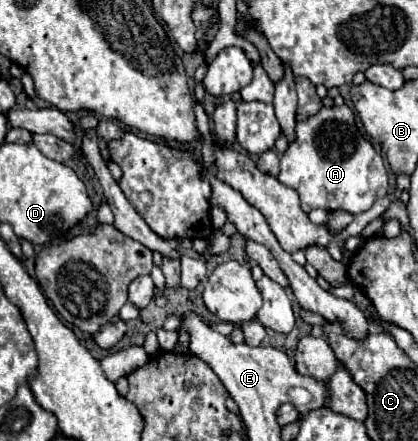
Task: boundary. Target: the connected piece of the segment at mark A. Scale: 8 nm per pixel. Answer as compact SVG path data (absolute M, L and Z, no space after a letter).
M349 106L323 108L319 110L319 114L311 116L307 122L299 122L295 132L297 132L295 142L291 142L285 154L281 156L281 174L277 176L277 180L299 192L301 208L305 212L311 212L313 208L325 208L327 212L343 208L351 214L359 214L369 210L375 200L387 194L387 172L383 166L383 158L357 130L355 116Z

